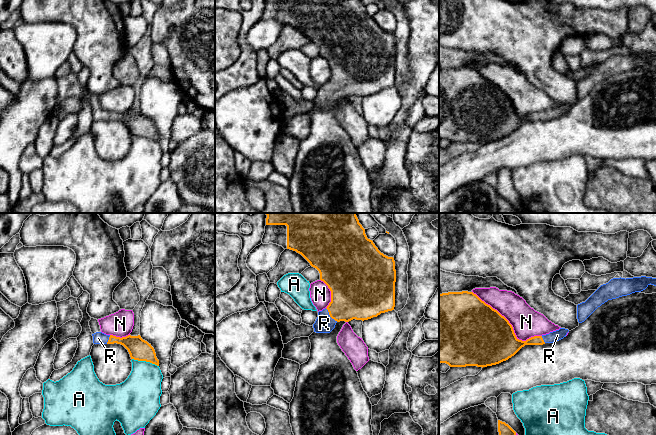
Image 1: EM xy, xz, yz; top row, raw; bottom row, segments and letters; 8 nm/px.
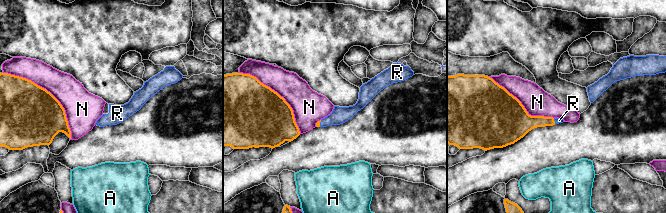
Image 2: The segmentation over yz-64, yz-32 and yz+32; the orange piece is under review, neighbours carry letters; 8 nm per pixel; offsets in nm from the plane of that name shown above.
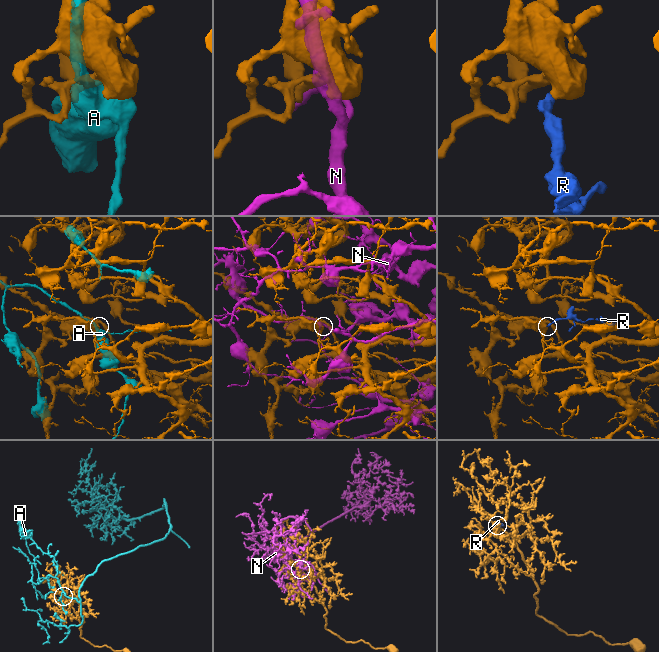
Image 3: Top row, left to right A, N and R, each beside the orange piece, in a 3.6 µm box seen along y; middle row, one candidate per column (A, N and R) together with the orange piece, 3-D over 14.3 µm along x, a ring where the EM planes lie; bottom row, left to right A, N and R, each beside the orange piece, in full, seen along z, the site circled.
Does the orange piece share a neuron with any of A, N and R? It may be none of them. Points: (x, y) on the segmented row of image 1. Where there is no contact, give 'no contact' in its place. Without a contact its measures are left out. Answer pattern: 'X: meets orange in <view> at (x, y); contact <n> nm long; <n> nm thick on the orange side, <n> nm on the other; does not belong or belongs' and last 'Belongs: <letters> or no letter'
A: meets orange in xy at (145, 360); contact 220 nm long; 170 nm thick on the orange side, 300 nm on the other; does not belong
N: meets orange in yz at (509, 323); contact 650 nm long; 480 nm thick on the orange side, 240 nm on the other; does not belong
R: meets orange in xz at (330, 316); contact 150 nm long; 360 nm thick on the orange side, 150 nm on the other; belongs
Belongs: R

